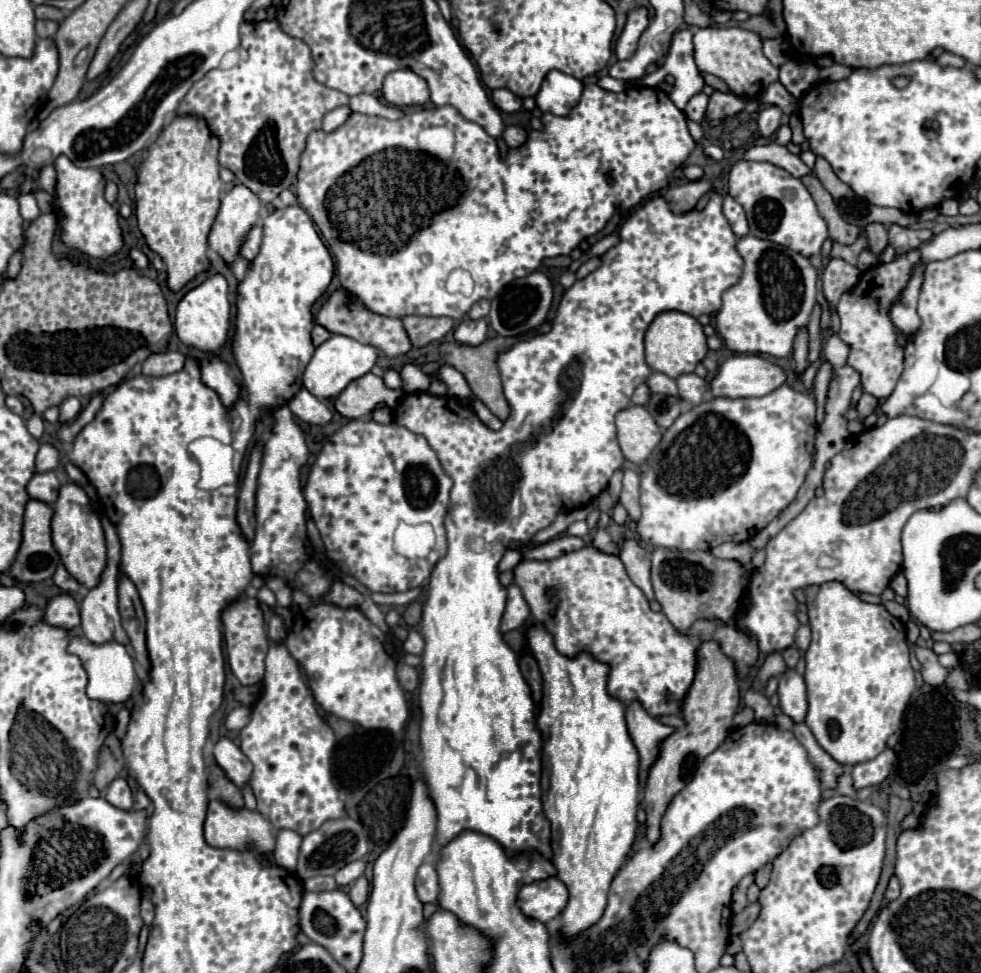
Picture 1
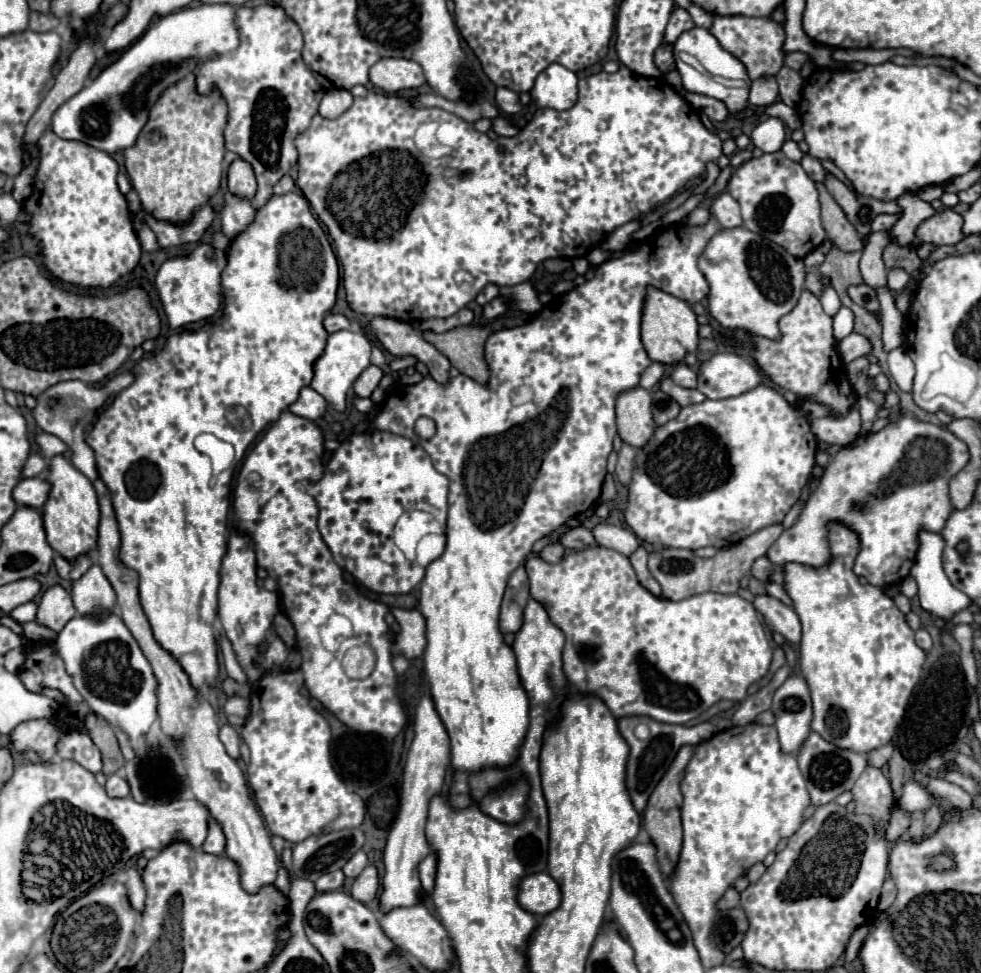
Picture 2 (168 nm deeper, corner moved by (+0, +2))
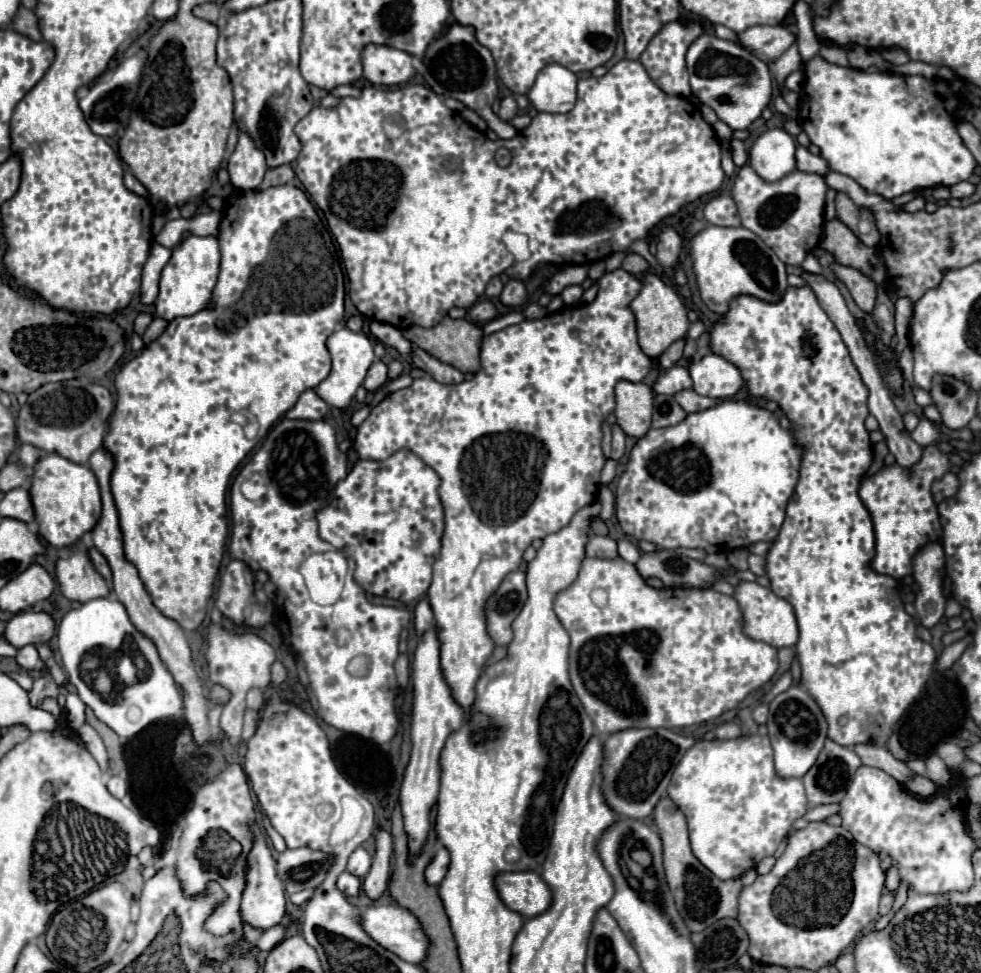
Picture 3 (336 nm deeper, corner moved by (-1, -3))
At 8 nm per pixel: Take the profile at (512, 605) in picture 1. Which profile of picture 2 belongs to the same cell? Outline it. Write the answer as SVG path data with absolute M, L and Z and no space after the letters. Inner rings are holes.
M519 566L507 582L505 596L501 602L501 614L499 614L499 628L503 634L517 632L521 628L523 610L529 600L529 578L525 572L525 566Z

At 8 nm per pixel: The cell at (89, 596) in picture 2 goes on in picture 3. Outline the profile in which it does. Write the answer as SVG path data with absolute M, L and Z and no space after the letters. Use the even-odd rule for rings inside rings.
M78 549L70 559L58 559L56 577L66 599L86 603L98 597L110 597L110 589L100 573L94 571L84 549Z

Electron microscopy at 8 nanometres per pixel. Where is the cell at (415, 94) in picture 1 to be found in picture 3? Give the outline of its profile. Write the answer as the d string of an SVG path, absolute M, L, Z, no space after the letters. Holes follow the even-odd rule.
M368 45L364 49L364 77L372 85L400 85L410 81L414 77L414 65L412 65L412 55L392 49L392 47L376 47Z

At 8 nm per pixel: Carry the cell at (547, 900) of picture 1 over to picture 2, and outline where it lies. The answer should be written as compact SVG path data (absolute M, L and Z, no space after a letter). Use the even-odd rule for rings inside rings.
M547 872L529 874L517 886L517 902L527 912L545 916L561 902L561 890Z

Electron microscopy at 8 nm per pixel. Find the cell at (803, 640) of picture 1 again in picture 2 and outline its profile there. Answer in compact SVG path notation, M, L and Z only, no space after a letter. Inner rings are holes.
M757 594L753 600L755 610L765 618L765 624L787 638L791 646L797 646L801 640L801 622L795 610L781 600L769 596L769 594Z

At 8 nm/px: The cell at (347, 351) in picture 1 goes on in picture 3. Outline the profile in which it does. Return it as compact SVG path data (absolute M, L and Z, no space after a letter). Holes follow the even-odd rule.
M340 329L336 333L332 333L328 337L328 351L332 355L332 371L330 375L318 385L316 393L332 407L338 409L346 409L350 405L350 401L354 399L356 389L362 385L370 365L374 363L374 351L372 351L372 343L364 333L354 333L350 329Z

